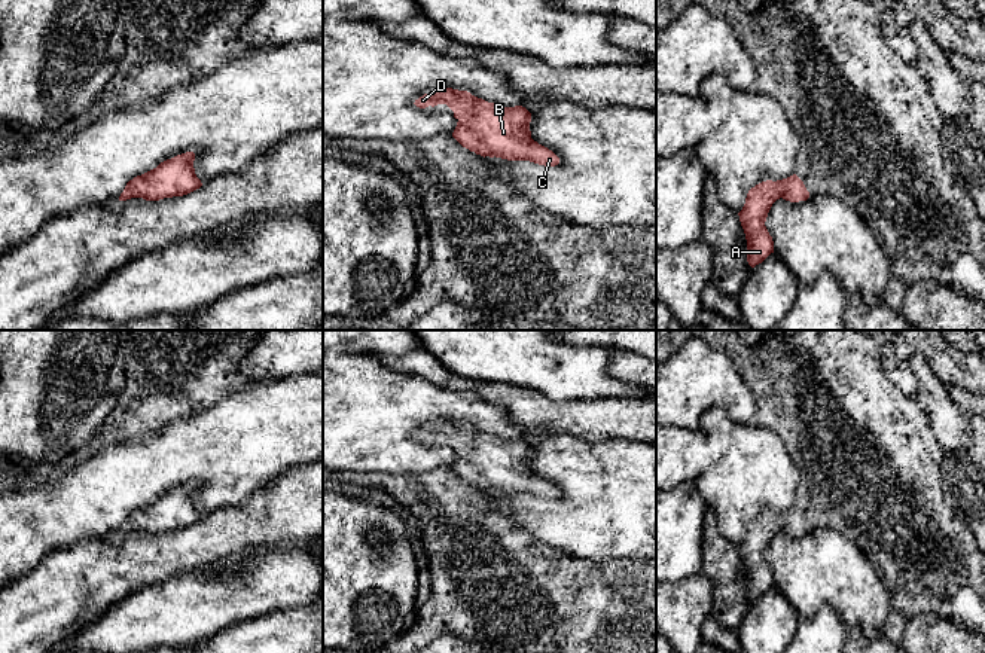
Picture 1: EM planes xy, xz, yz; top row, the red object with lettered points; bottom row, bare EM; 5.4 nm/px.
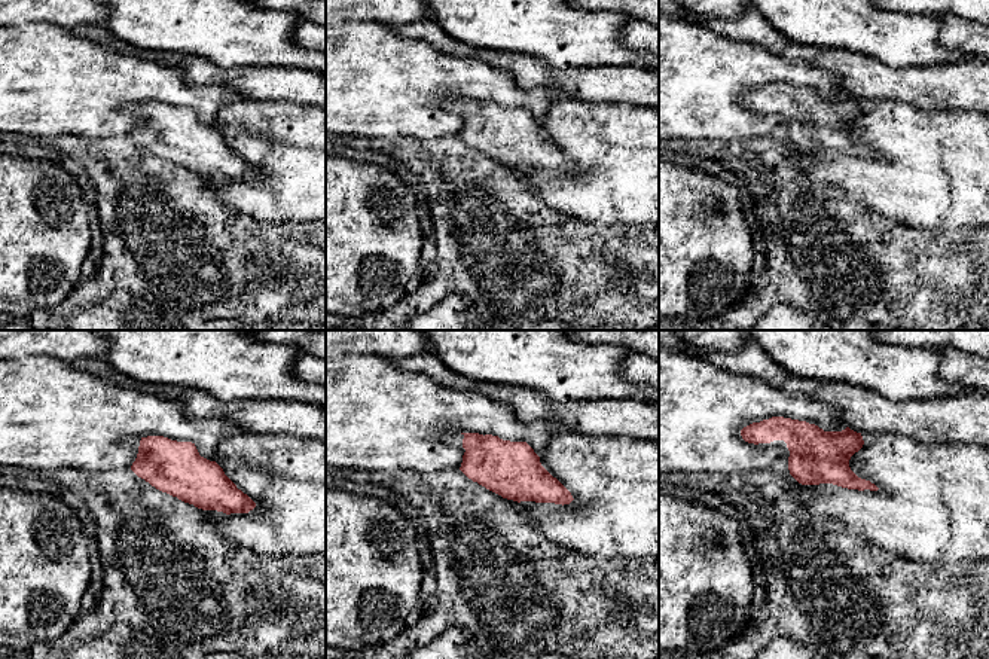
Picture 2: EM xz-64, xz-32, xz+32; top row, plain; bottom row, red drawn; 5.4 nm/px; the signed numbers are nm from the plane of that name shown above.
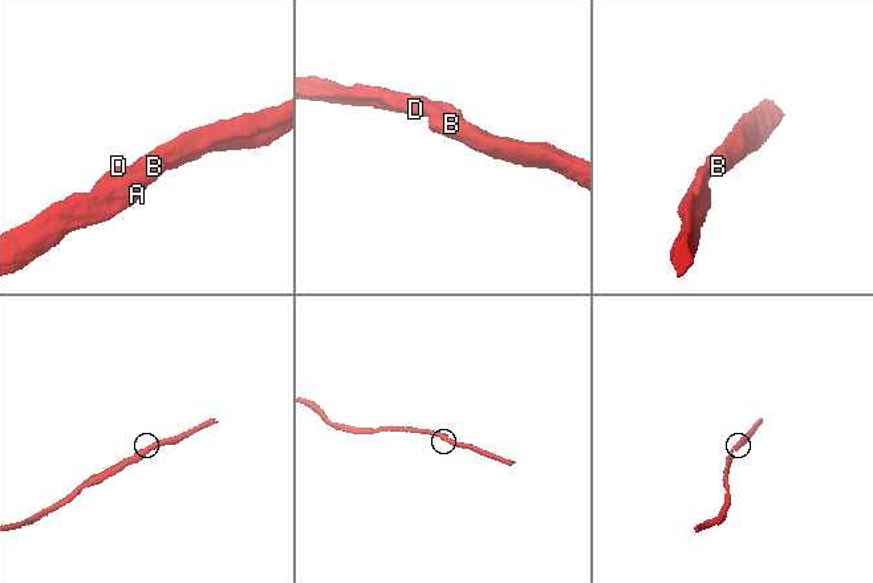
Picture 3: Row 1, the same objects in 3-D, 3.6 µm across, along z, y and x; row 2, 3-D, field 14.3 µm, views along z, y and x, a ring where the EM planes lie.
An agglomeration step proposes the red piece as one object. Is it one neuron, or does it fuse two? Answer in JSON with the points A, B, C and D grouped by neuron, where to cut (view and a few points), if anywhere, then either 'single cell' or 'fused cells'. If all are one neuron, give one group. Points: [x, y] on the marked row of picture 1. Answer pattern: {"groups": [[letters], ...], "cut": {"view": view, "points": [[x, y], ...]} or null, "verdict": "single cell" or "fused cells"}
{"groups": [["A", "B", "C", "D"]], "cut": null, "verdict": "single cell"}

